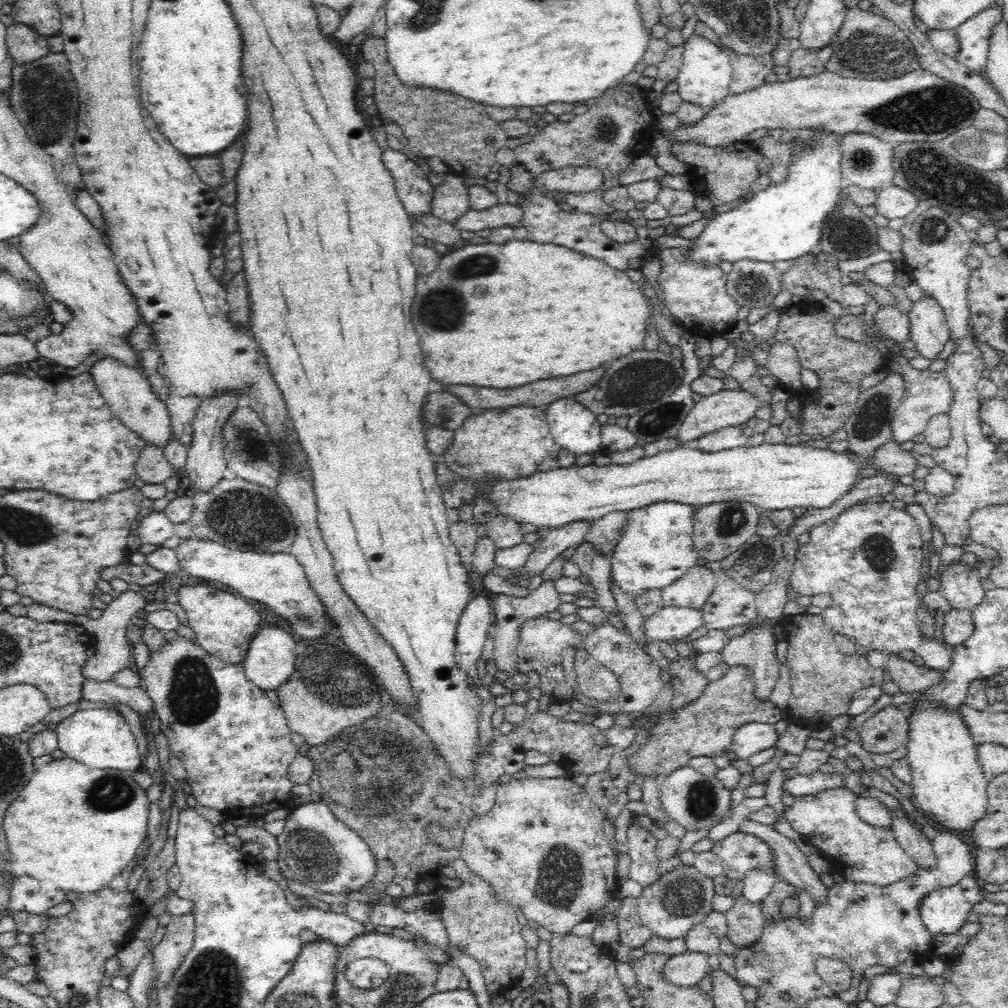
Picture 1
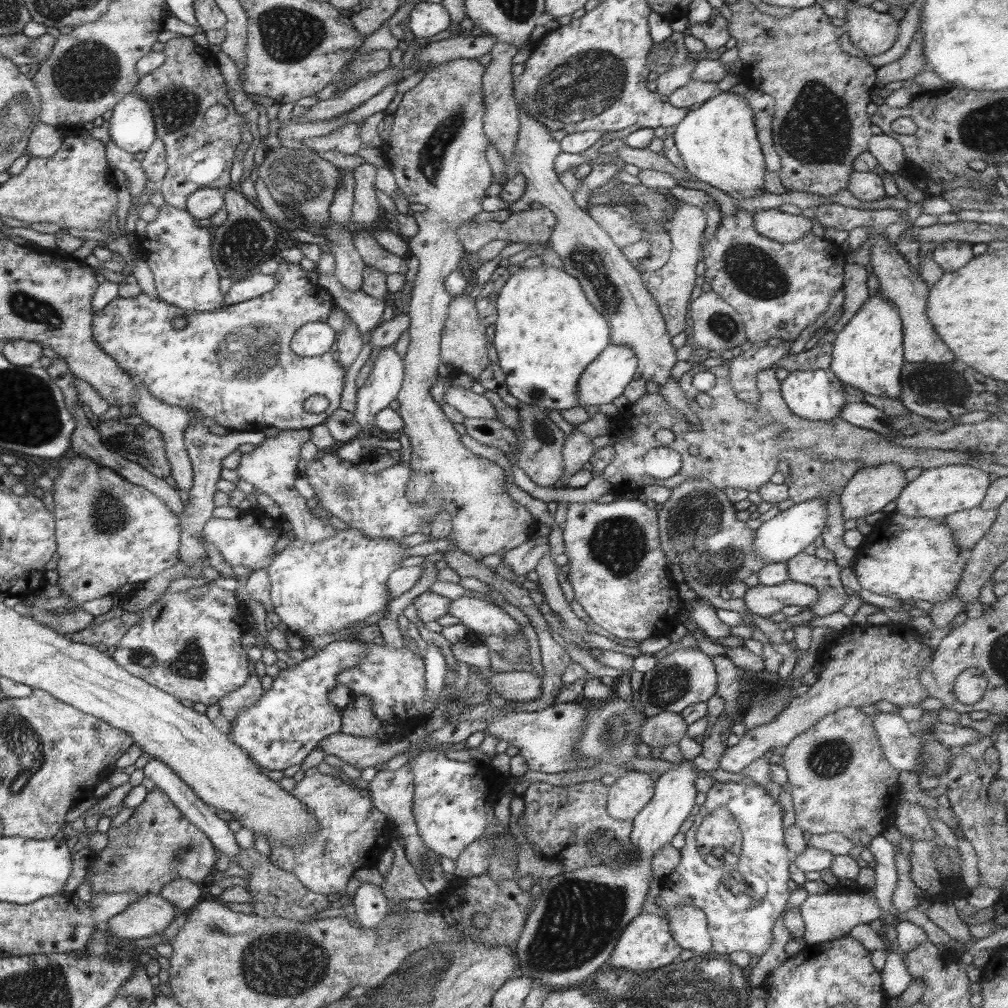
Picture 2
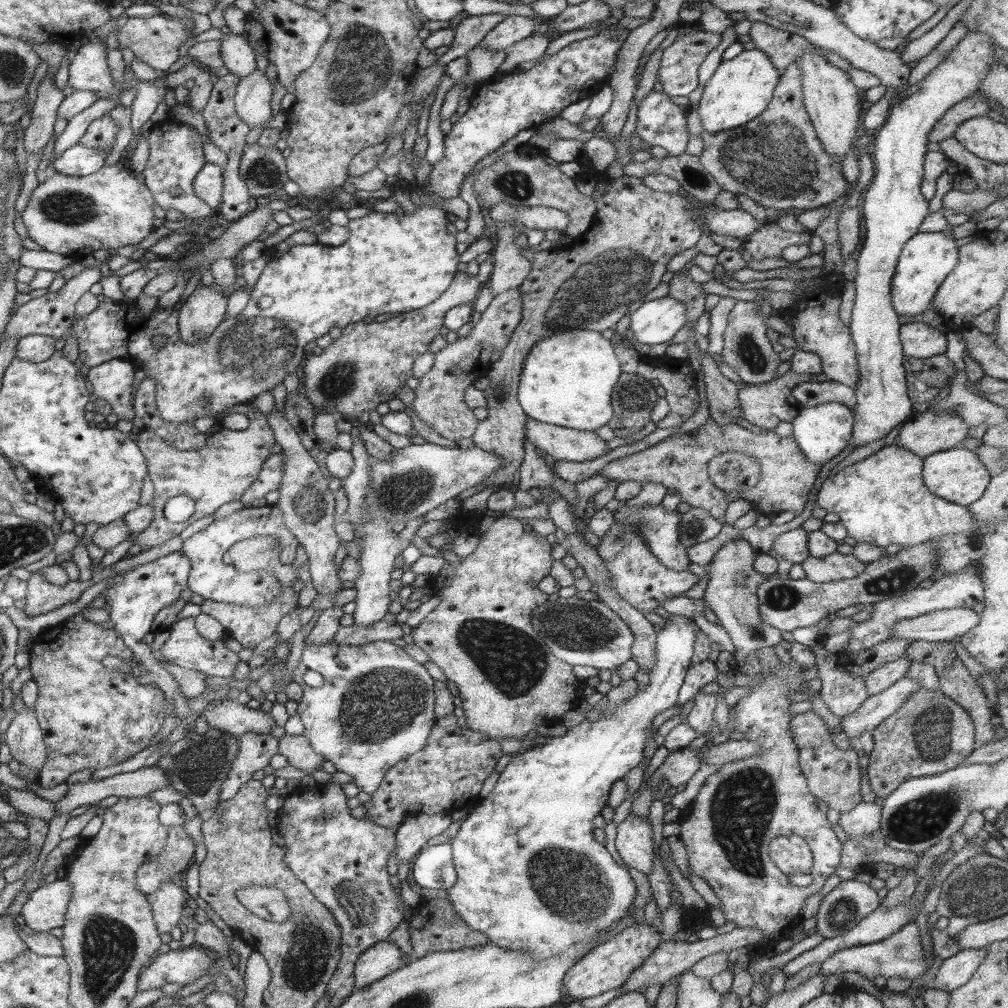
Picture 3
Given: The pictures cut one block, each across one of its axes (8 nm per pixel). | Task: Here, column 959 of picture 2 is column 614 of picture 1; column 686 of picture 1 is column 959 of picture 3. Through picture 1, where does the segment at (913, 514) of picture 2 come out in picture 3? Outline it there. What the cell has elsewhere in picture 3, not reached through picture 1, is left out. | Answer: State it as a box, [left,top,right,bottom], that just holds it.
[923,446,991,506]

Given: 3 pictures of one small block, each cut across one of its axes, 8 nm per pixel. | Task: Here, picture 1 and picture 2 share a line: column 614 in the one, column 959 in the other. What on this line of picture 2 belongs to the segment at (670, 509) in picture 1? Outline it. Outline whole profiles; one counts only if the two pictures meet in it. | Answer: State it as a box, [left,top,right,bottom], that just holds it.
[851,512,967,606]

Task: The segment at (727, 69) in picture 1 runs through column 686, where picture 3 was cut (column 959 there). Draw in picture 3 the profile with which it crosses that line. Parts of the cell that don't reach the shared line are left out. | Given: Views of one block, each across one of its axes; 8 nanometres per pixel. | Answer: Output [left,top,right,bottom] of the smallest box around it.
[847,32,999,450]

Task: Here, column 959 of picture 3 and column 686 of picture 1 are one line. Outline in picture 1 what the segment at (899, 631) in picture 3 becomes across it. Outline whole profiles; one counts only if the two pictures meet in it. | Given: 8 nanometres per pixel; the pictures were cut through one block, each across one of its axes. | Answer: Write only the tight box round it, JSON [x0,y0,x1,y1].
[642,606,704,642]

